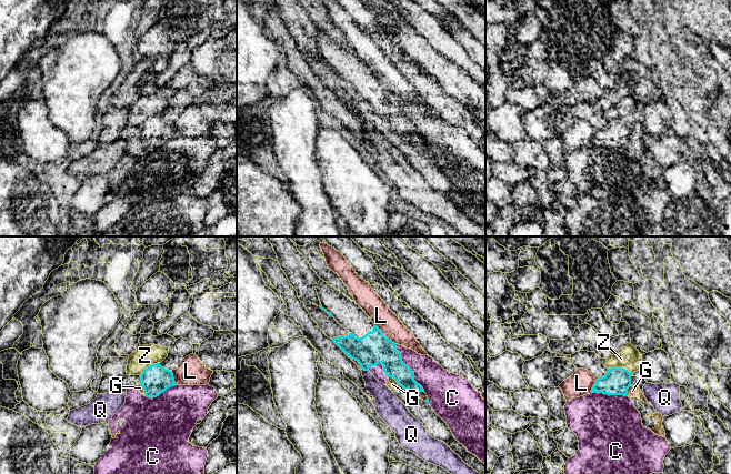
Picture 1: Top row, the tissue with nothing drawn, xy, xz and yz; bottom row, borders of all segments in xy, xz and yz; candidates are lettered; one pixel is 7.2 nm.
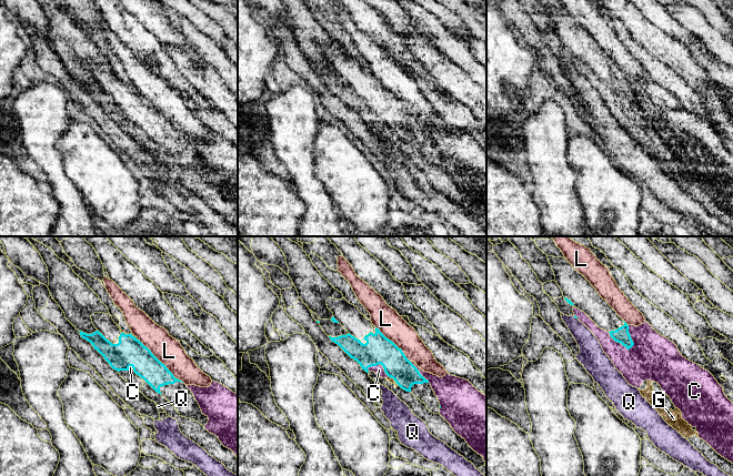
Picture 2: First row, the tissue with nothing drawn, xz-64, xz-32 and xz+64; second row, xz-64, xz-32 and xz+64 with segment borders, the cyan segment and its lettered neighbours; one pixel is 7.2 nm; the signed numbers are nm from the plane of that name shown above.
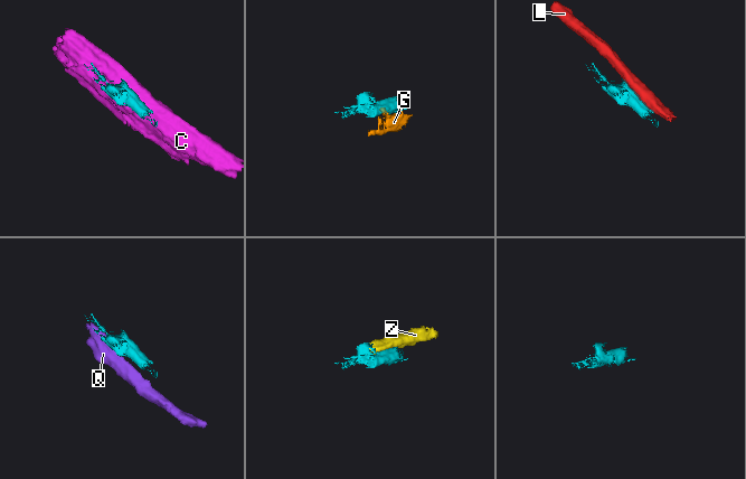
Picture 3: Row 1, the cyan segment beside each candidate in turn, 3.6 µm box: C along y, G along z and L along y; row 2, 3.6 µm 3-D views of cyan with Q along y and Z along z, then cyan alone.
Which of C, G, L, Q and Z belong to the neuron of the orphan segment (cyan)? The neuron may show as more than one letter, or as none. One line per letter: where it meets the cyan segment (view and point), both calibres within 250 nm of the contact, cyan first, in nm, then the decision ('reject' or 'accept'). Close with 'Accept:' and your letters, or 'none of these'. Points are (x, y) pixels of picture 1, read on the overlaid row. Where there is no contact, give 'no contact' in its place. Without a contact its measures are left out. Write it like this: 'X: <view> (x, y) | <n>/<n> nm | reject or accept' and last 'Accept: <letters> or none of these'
C: xz (409, 367) | 190/240 nm | reject
G: xz (393, 377) | 220/70 nm | reject
L: xz (383, 335) | 220/160 nm | reject
Q: xz (358, 362) | 220/120 nm | reject
Z: yz (620, 367) | 200/160 nm | reject
Accept: none of these

